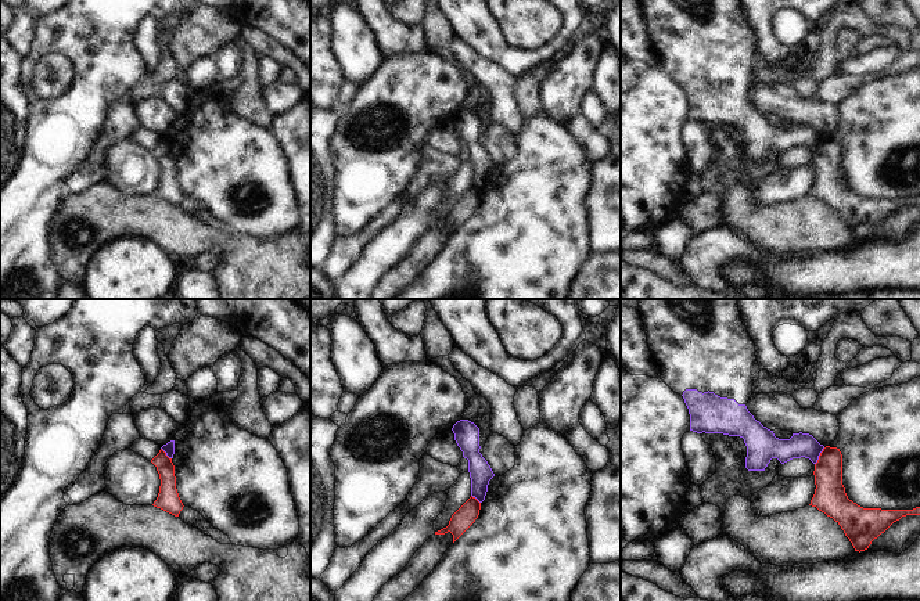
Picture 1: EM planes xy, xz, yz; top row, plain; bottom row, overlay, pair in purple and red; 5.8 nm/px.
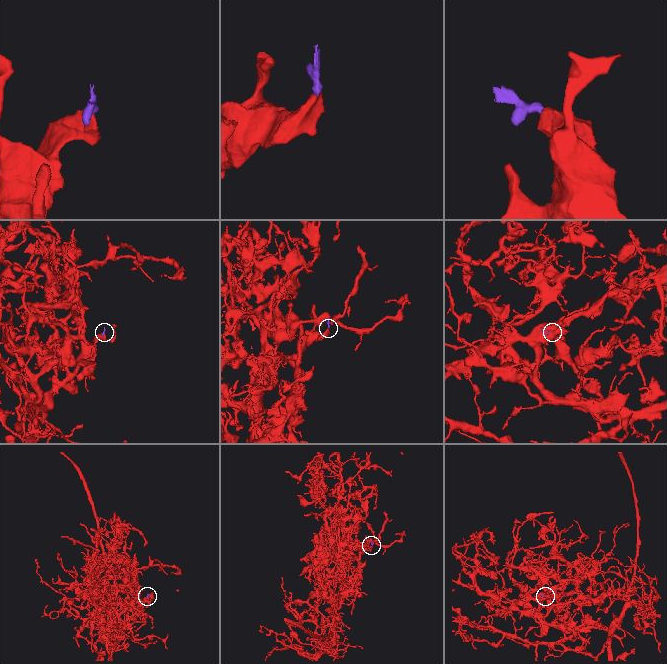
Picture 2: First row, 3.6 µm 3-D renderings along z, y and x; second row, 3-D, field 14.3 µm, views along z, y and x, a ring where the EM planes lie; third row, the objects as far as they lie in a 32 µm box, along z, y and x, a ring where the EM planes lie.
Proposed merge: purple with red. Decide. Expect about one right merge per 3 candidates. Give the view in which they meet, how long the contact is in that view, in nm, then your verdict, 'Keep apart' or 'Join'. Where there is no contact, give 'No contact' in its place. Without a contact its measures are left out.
Touches purple in yz. Shared border 120 nm. Keep apart

